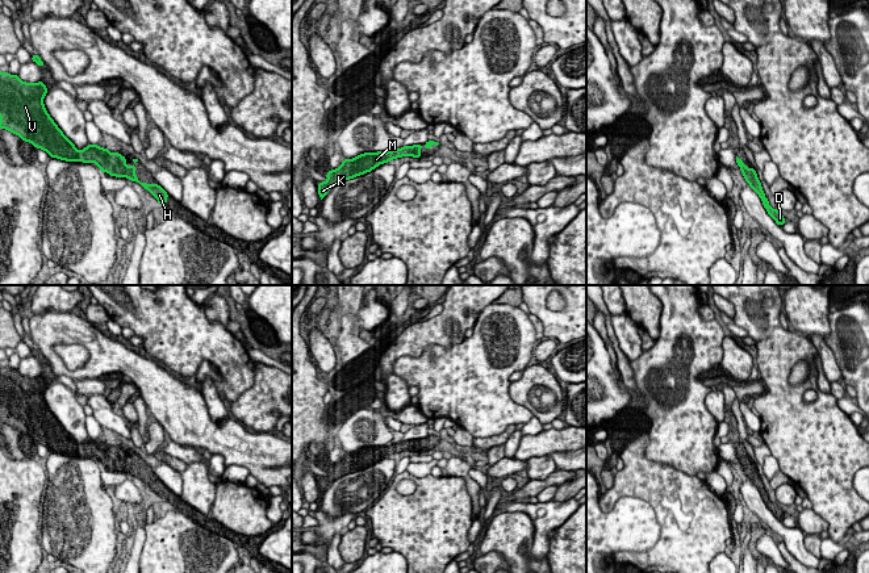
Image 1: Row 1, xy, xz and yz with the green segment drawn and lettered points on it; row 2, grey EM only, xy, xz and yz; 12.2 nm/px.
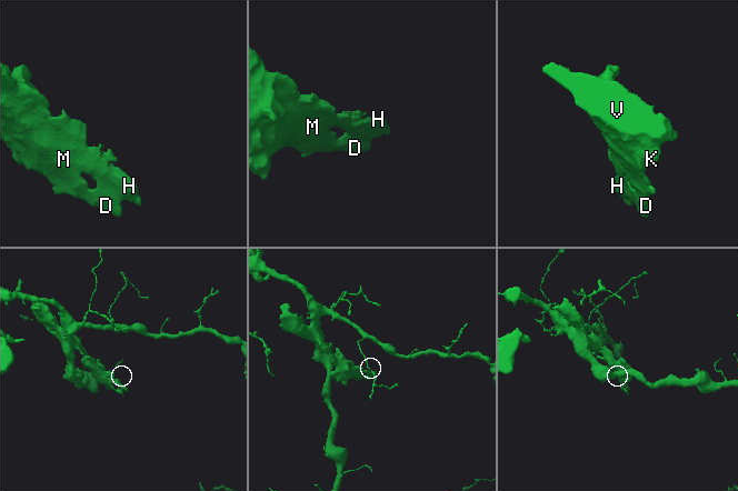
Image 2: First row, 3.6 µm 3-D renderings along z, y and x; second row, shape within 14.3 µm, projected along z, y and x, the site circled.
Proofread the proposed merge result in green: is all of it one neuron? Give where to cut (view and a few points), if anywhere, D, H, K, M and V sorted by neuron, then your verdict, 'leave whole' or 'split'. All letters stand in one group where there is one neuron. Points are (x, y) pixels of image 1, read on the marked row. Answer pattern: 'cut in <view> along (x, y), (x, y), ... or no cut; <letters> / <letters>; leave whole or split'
no cut; D H K M V; leave whole

